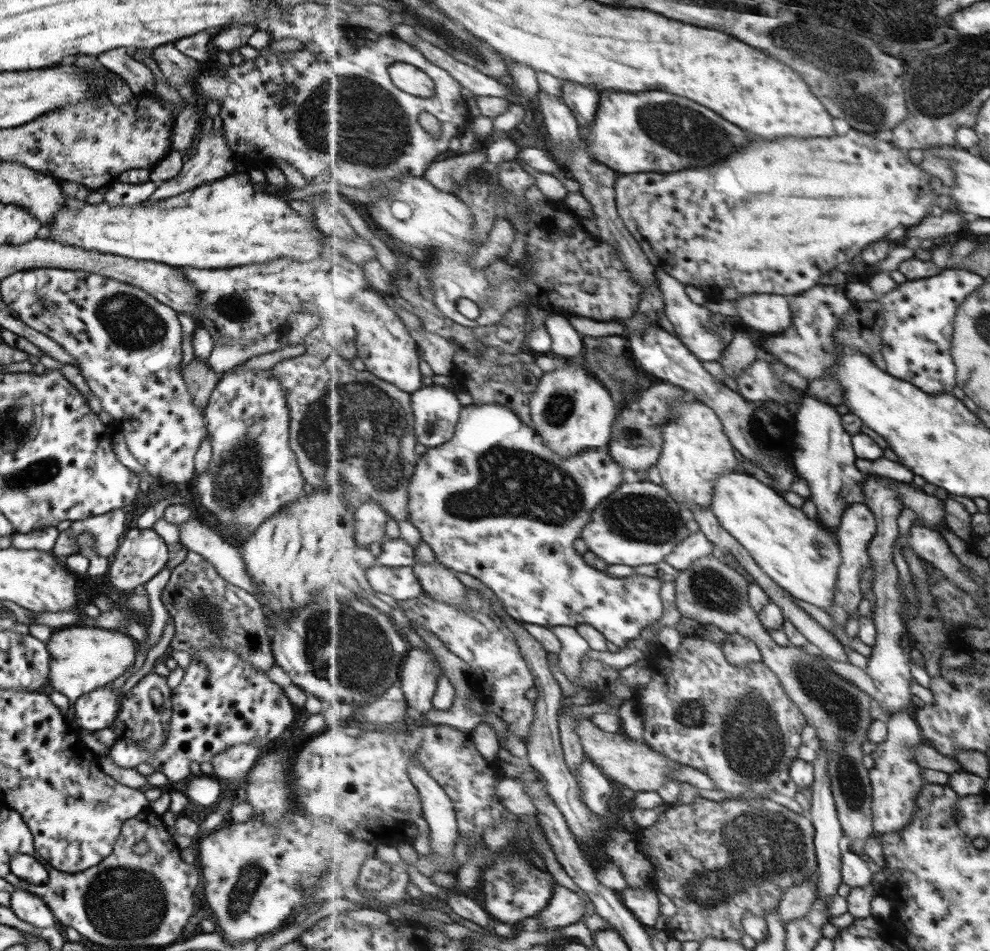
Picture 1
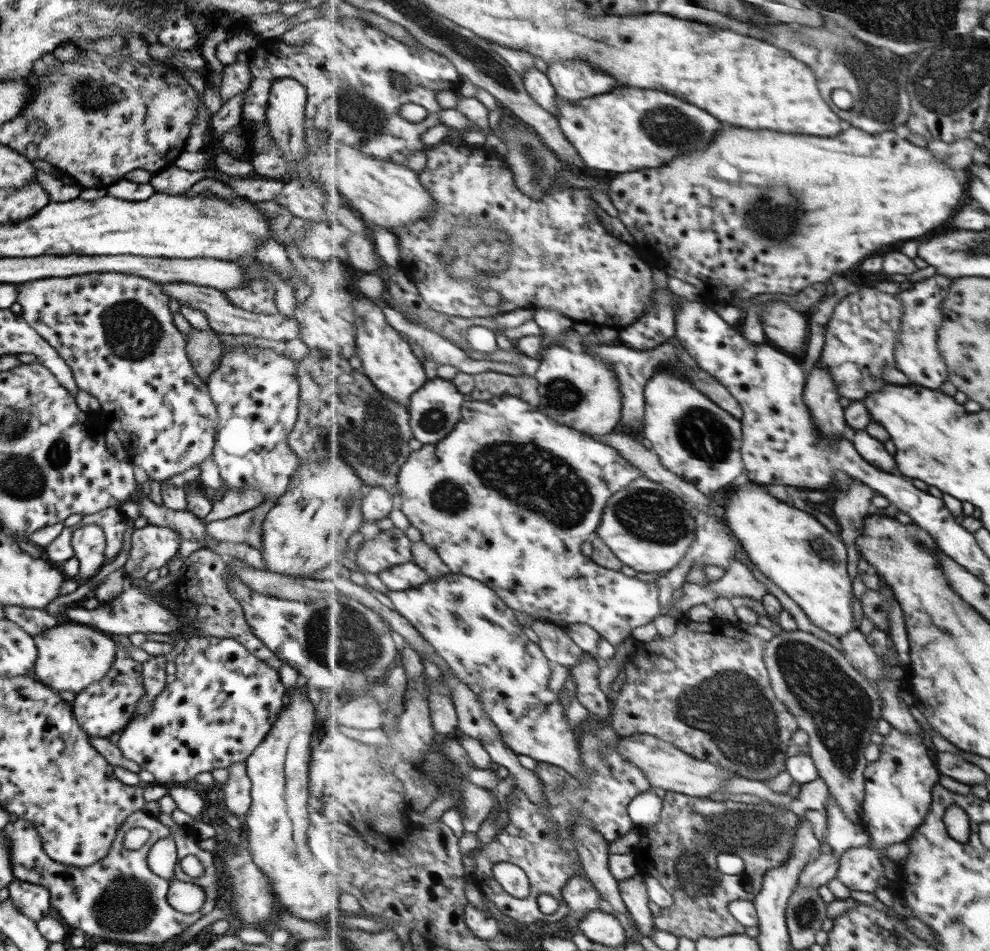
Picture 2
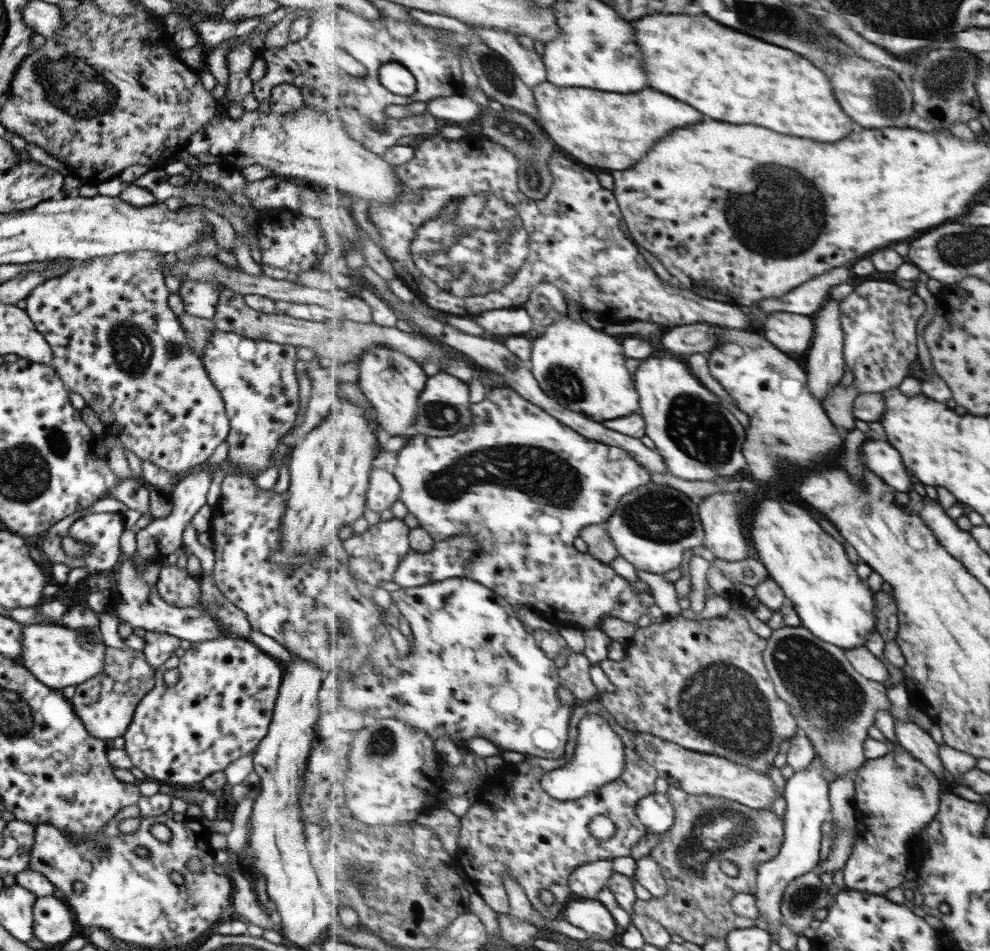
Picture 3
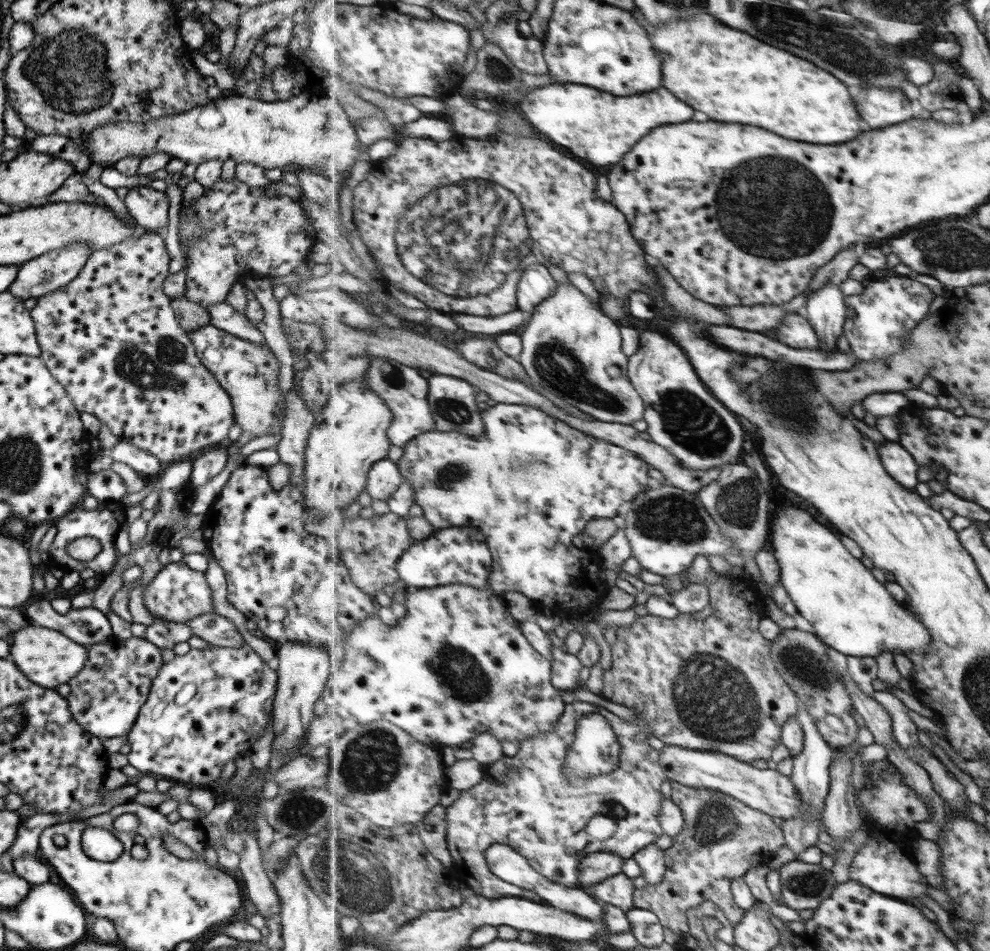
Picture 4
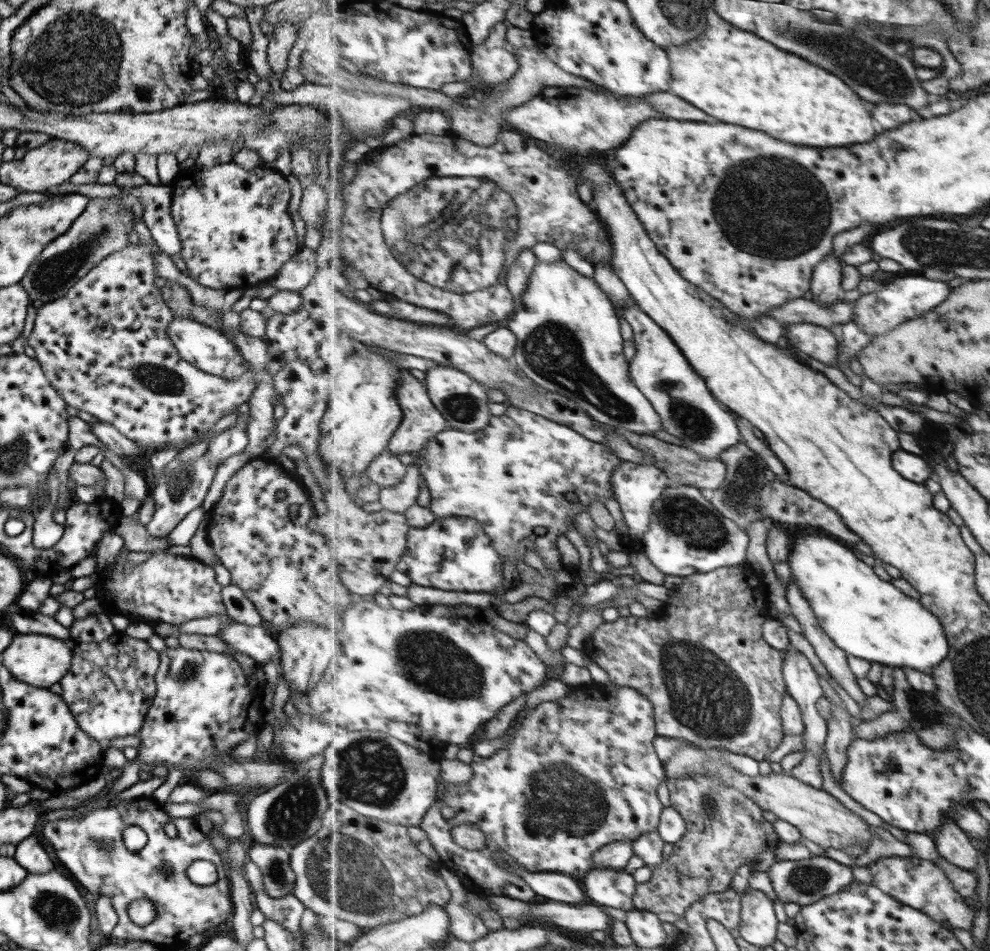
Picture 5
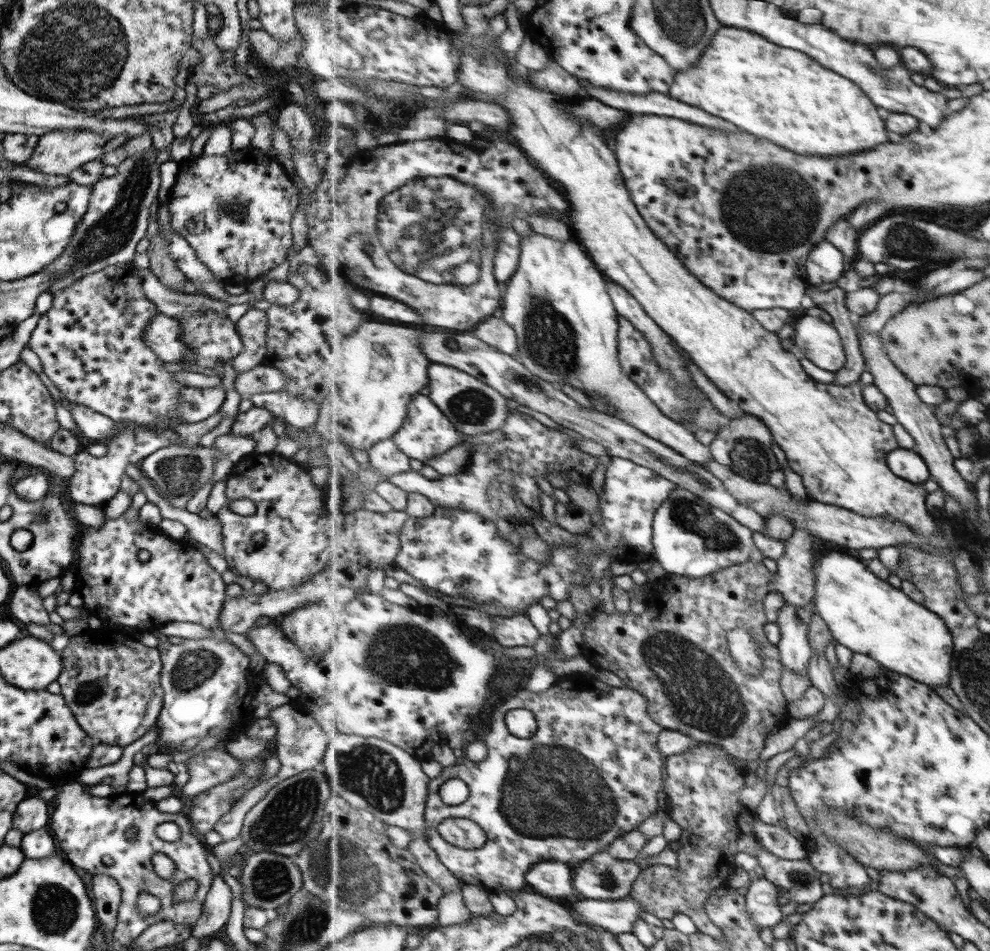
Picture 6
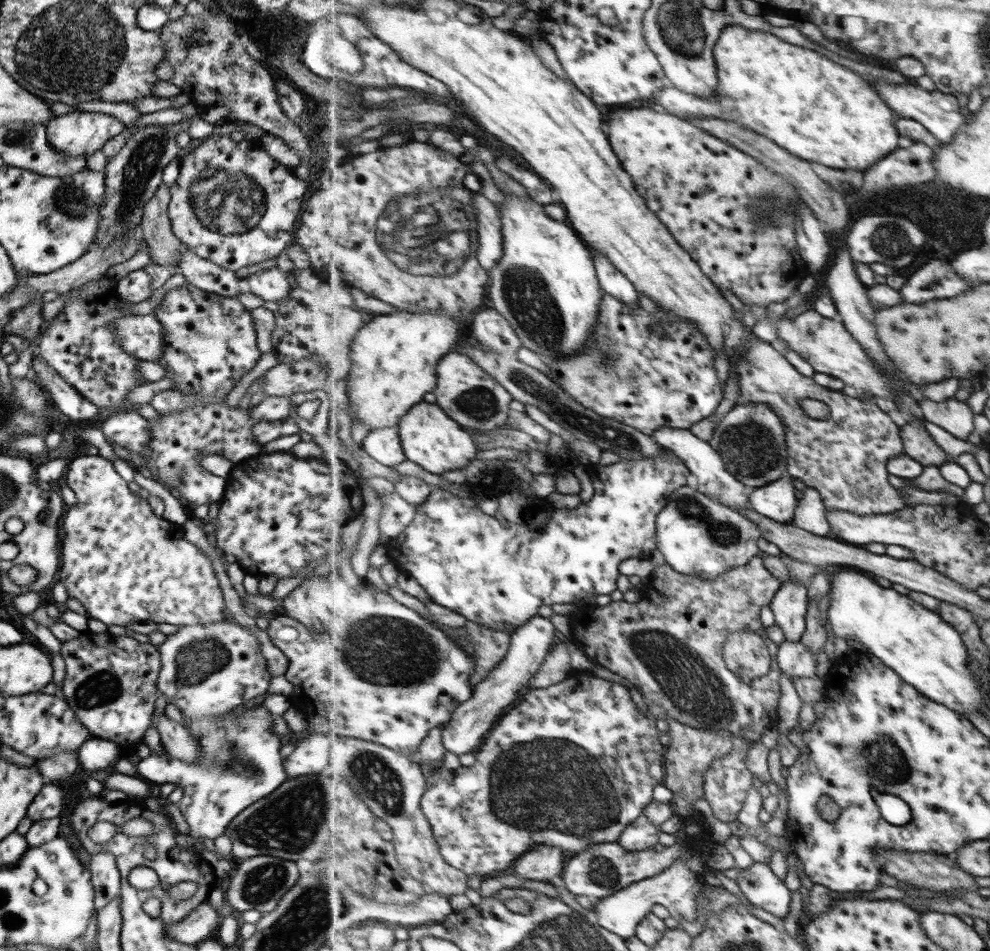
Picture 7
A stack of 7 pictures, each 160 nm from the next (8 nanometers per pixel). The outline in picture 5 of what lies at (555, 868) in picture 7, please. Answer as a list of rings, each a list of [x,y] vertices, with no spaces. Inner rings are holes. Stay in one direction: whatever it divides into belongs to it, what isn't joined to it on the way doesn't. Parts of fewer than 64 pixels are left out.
[[[522,870],[519,875],[525,879],[527,887],[532,892],[535,890],[539,896],[545,896],[549,900],[559,900],[567,904],[585,904],[589,900],[584,889],[581,890],[581,881],[575,877],[571,878],[568,874]]]

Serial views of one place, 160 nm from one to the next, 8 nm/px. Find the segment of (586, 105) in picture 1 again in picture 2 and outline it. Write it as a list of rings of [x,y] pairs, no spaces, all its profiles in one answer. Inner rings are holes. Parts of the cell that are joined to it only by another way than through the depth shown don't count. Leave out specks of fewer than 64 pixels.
[[[581,58],[551,63],[547,74],[558,96],[567,102],[593,98],[621,85],[612,74]]]

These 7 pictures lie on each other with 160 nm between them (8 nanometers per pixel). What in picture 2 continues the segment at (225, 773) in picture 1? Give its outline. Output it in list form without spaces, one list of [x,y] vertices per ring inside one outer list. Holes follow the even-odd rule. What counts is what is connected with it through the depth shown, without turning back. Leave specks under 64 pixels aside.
[[[237,761],[226,769],[227,778],[220,785],[223,789],[225,806],[235,817],[245,815],[250,805],[250,780],[246,775],[246,765],[244,761]]]

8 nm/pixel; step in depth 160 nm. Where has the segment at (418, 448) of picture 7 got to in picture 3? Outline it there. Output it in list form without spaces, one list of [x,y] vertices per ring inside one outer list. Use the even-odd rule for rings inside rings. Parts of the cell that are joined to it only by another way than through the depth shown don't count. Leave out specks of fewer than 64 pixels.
[[[385,346],[367,348],[365,354],[360,358],[361,360],[358,362],[360,364],[359,371],[361,371],[359,386],[371,402],[371,406],[377,410],[378,424],[391,436],[411,436],[414,426],[420,421],[419,410],[417,410],[417,406],[420,405],[420,393],[423,393],[428,385],[428,377],[423,366],[421,363],[415,362],[415,359],[409,358],[408,355]]]

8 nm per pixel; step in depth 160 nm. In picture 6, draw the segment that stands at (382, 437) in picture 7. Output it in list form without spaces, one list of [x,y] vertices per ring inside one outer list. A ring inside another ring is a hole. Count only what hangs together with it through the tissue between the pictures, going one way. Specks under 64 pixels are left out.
[[[393,438],[378,442],[364,457],[383,476],[383,480],[410,470],[410,456],[397,446]]]

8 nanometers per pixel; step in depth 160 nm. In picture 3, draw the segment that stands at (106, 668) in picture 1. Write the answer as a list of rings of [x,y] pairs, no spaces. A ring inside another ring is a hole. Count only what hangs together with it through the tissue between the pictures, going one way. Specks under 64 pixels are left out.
[[[31,623],[22,626],[22,653],[19,662],[41,684],[52,689],[75,686],[93,678],[102,668],[106,646],[99,635],[91,631],[77,631],[63,626]]]

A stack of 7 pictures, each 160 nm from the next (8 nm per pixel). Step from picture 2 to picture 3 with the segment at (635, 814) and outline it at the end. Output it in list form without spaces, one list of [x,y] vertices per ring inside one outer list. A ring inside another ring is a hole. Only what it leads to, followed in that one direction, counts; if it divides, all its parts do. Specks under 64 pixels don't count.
[[[655,792],[642,798],[637,806],[641,823],[649,828],[649,833],[660,836],[675,826],[676,815],[667,794]]]

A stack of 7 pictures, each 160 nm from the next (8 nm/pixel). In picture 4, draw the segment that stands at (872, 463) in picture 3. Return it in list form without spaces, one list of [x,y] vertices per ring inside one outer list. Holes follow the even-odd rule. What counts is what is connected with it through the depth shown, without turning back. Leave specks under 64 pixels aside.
[[[884,442],[880,452],[880,457],[885,462],[885,469],[887,469],[889,475],[893,476],[893,479],[911,489],[919,484],[919,465],[912,454],[909,454],[904,446],[901,446],[901,443]]]

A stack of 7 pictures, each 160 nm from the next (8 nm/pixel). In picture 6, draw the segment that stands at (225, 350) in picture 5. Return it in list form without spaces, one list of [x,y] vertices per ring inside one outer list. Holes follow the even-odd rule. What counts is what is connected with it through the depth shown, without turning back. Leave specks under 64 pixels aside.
[[[157,313],[141,333],[141,342],[165,363],[181,363],[189,348],[181,342],[180,322],[175,317]]]

